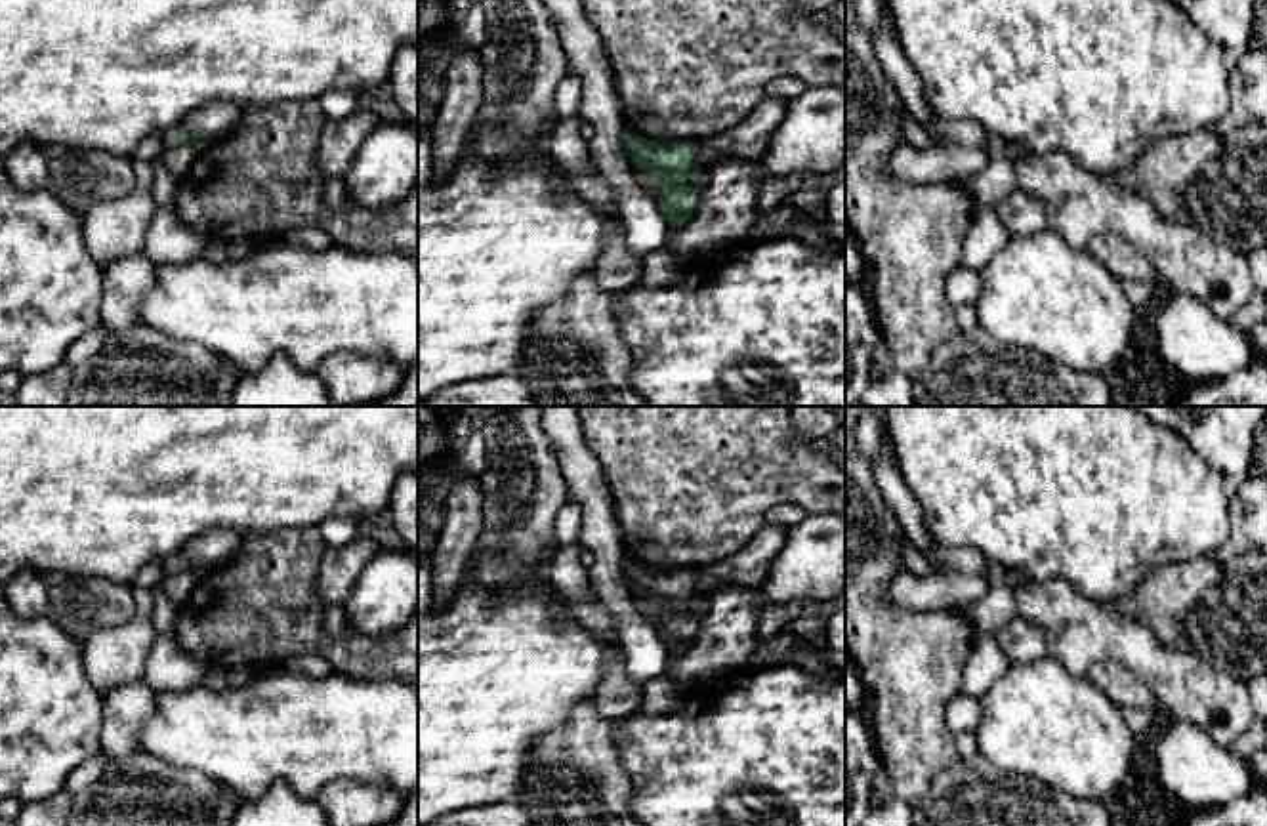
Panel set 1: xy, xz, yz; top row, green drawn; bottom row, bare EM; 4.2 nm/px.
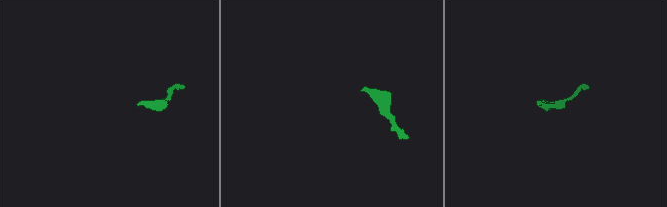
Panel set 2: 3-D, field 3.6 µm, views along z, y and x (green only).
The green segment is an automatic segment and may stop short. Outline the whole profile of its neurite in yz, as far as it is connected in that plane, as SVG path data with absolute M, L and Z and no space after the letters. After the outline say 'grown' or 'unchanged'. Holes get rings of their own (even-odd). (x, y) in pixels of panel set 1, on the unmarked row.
M990 563L990 589L975 605L960 610L971 626L973 637L996 635L1017 616L1011 588L1004 582L1004 568Z; grown

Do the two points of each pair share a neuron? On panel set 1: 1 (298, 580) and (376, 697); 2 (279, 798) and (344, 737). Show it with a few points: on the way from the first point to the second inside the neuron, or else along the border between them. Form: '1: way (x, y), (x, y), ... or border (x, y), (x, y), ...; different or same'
1: border (334, 670), (355, 678), (397, 681); different
2: border (311, 798), (275, 781), (247, 802); different

